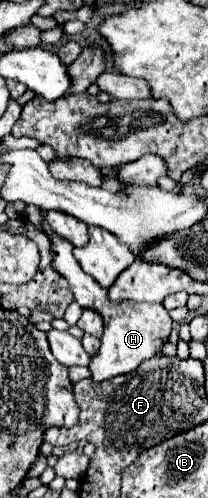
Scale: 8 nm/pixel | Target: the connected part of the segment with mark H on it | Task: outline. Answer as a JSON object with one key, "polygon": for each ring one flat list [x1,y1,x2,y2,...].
{"polygon":[[44,221,44,231,52,241,52,251,54,251,54,269,64,275,70,283,70,289,74,293,74,301,80,307,88,307,92,311,98,311,104,319,104,335,102,335,102,345,100,351,92,357,90,361,90,371,94,381,106,381,116,375,132,373,142,361,152,359,154,355,160,353,162,345,168,341,170,331,172,331,172,319,170,313,166,311,164,305,160,303,136,303,136,301,120,301,112,303,108,299,108,291,102,289,94,277,84,273,78,265,78,261,72,255,72,243,56,237,56,233,50,231,50,227]]}

